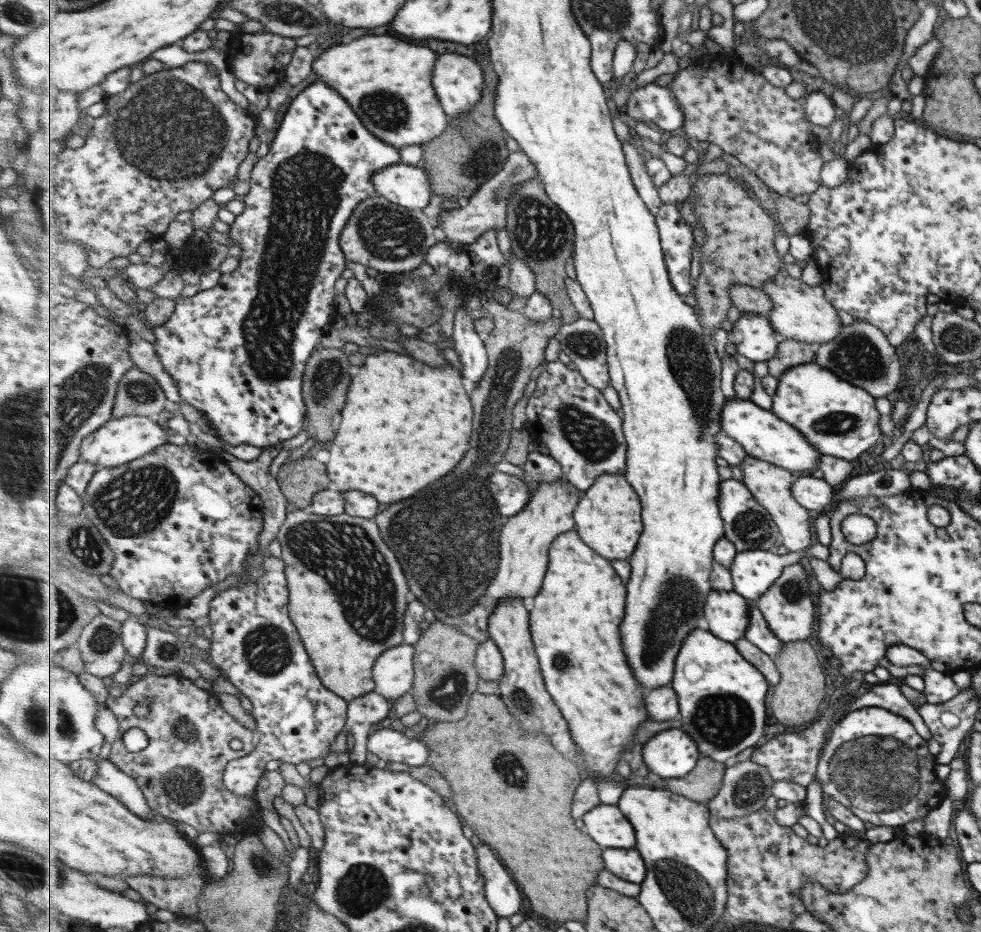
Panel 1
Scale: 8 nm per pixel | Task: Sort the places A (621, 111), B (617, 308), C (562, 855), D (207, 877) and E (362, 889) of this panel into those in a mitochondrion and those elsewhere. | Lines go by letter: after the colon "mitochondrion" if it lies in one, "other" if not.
A: other
B: other
C: other
D: other
E: mitochondrion

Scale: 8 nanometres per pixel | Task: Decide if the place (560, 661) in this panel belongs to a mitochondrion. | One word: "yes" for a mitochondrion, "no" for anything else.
yes

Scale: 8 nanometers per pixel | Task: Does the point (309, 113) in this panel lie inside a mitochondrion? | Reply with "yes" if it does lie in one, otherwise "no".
no

